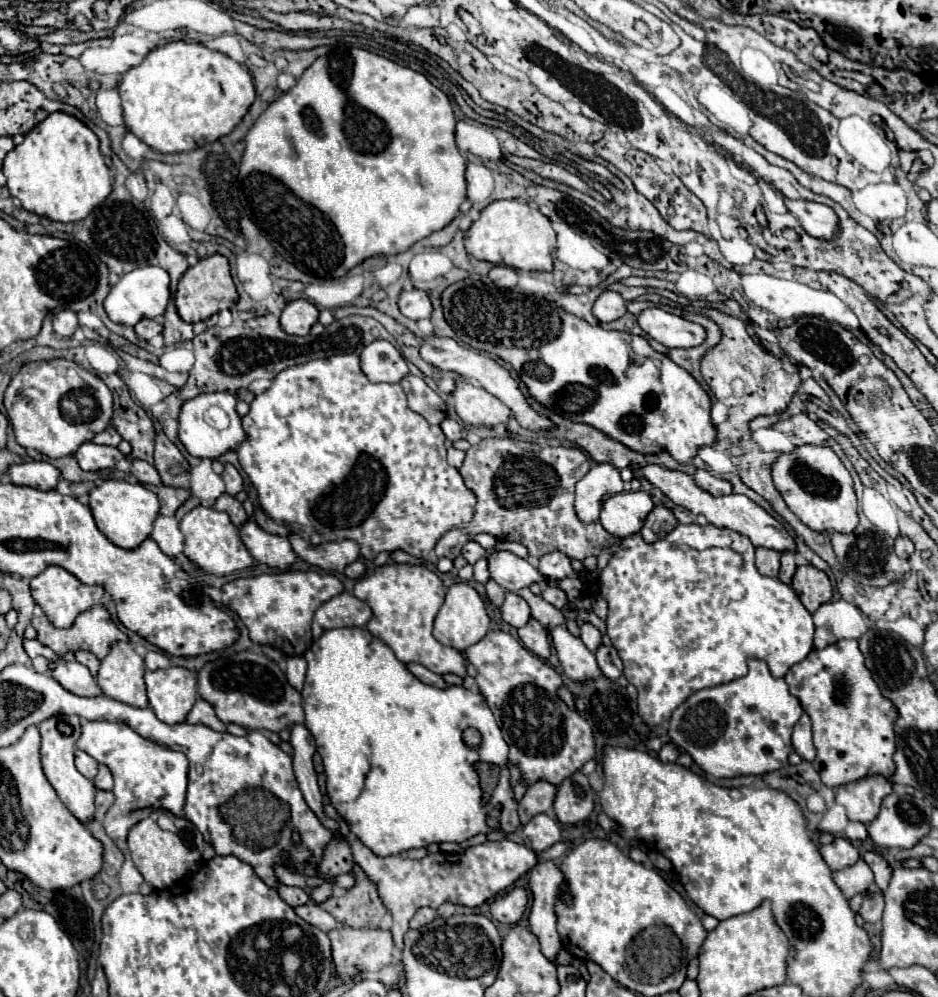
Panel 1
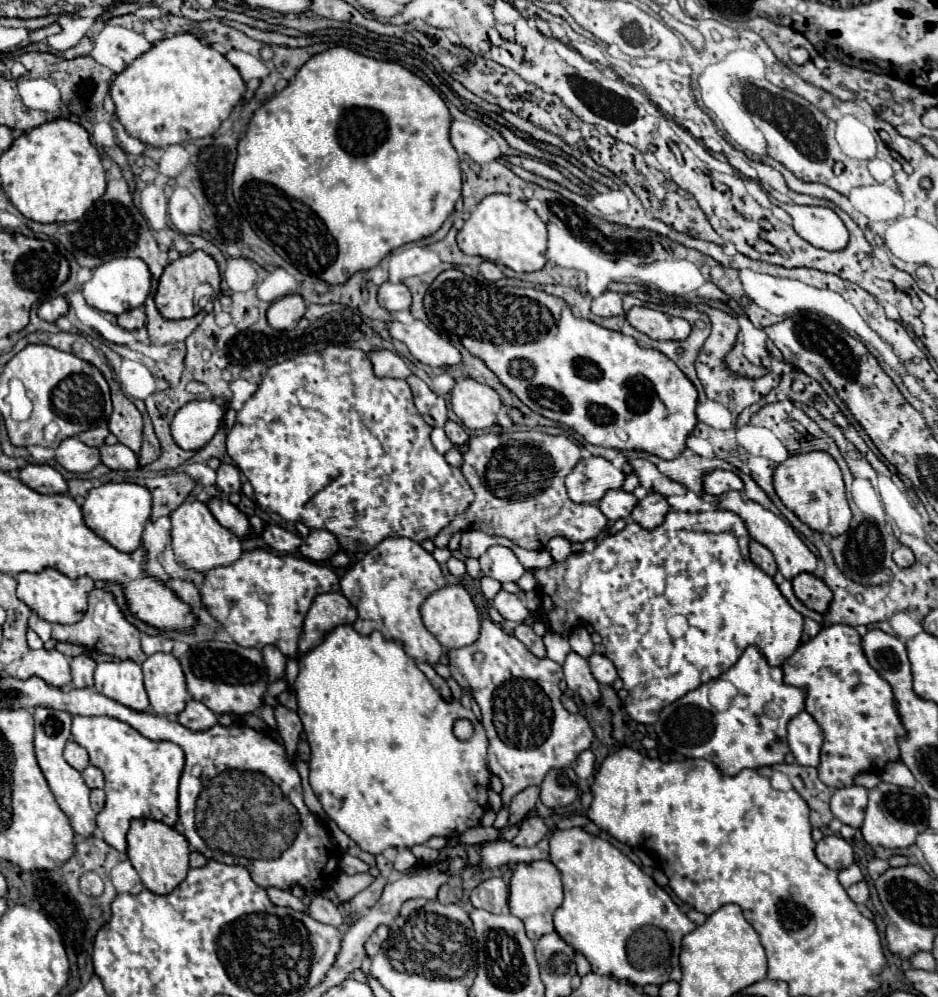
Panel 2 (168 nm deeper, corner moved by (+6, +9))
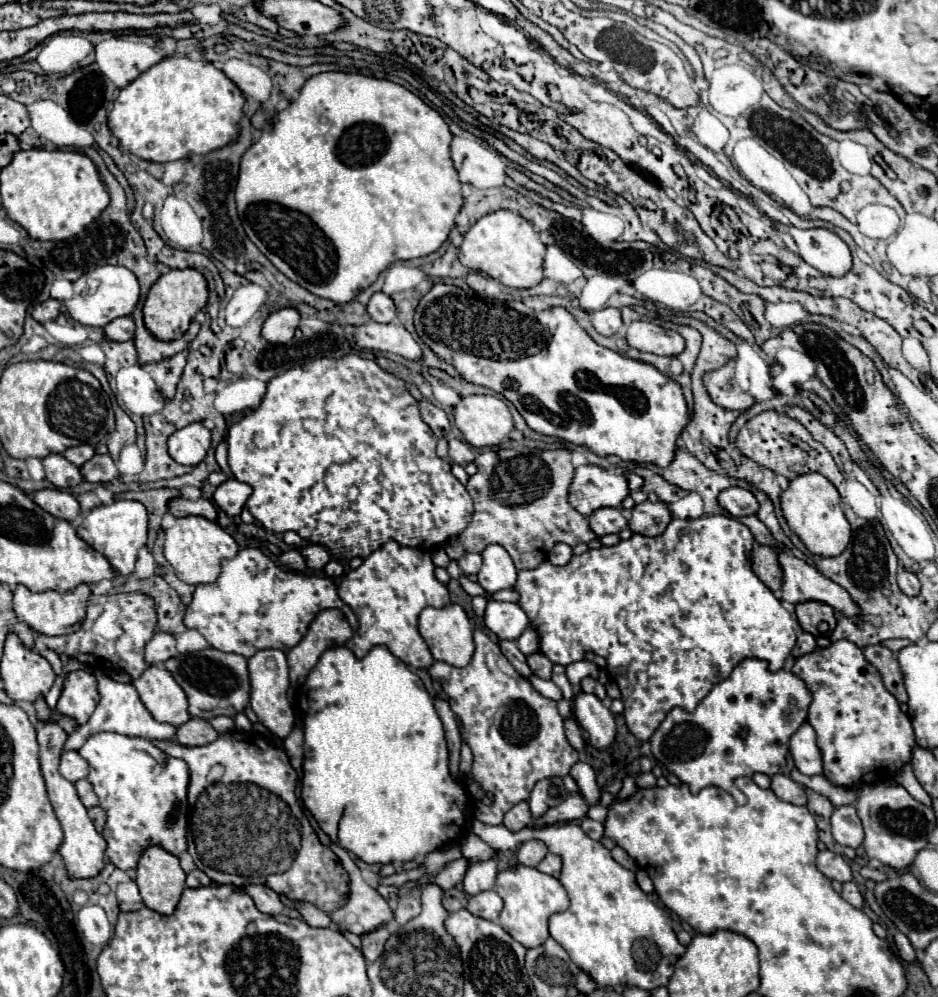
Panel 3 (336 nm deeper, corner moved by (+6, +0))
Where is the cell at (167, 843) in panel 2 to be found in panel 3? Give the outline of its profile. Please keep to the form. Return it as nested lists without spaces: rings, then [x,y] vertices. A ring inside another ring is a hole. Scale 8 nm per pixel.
[[[148,848],[136,868],[136,884],[140,888],[142,902],[164,916],[170,916],[184,892],[186,874],[180,868],[180,860],[166,850]]]

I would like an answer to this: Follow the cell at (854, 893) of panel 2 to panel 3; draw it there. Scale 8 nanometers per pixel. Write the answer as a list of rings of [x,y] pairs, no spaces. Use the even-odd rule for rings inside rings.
[[[844,882],[840,896],[842,896],[848,904],[852,904],[854,908],[862,908],[862,902],[864,902],[864,900],[862,900],[862,894],[860,894],[860,890],[858,890],[858,886],[856,886],[854,882]]]

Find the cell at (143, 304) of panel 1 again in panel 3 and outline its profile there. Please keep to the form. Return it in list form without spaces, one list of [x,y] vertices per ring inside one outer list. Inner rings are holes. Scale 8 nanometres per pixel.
[[[100,266],[92,272],[86,272],[84,276],[80,276],[80,280],[76,280],[72,286],[74,286],[74,298],[66,300],[64,306],[68,308],[68,314],[84,326],[104,328],[114,318],[128,316],[140,298],[138,280],[124,266]]]

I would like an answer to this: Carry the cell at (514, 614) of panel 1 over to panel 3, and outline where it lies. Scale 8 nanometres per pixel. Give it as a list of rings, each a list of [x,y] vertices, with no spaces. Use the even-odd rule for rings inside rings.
[[[488,600],[484,622],[498,640],[518,640],[520,632],[528,628],[528,618],[518,604]]]

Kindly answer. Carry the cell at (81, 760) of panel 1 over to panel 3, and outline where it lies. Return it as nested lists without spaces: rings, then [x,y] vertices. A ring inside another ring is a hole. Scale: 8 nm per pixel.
[[[74,750],[64,752],[60,756],[60,774],[70,782],[86,778],[88,776],[88,762]]]

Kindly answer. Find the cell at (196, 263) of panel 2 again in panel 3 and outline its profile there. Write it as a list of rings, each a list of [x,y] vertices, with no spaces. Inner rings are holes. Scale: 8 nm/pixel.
[[[186,268],[186,270],[170,270],[168,274],[162,274],[156,284],[152,284],[142,314],[144,314],[144,324],[148,328],[148,332],[156,338],[156,340],[178,340],[186,330],[188,324],[192,322],[194,314],[198,310],[202,310],[208,302],[208,286],[204,276],[194,270],[194,268]]]

